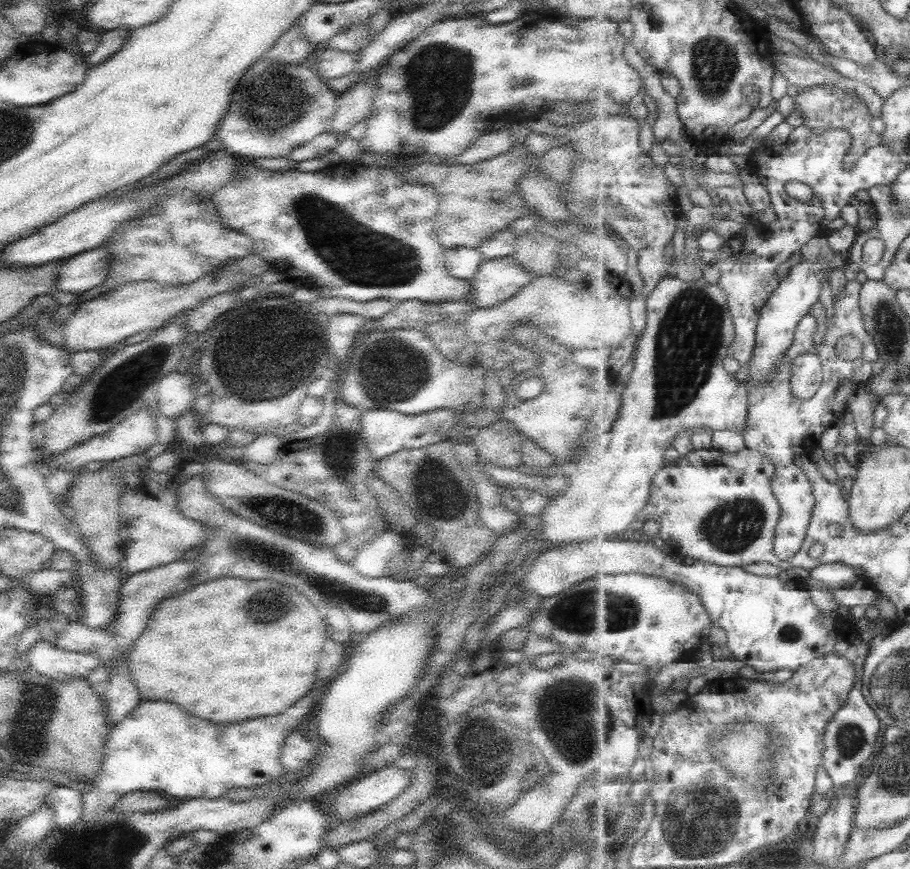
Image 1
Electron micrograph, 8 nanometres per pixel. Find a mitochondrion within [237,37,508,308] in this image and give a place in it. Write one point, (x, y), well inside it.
(360, 257)

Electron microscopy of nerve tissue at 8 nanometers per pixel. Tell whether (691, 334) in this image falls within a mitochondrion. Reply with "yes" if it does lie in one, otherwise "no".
yes

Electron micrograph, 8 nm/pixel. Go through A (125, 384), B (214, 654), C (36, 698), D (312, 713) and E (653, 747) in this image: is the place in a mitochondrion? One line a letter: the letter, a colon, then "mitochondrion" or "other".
A: mitochondrion
B: other
C: mitochondrion
D: other
E: other

